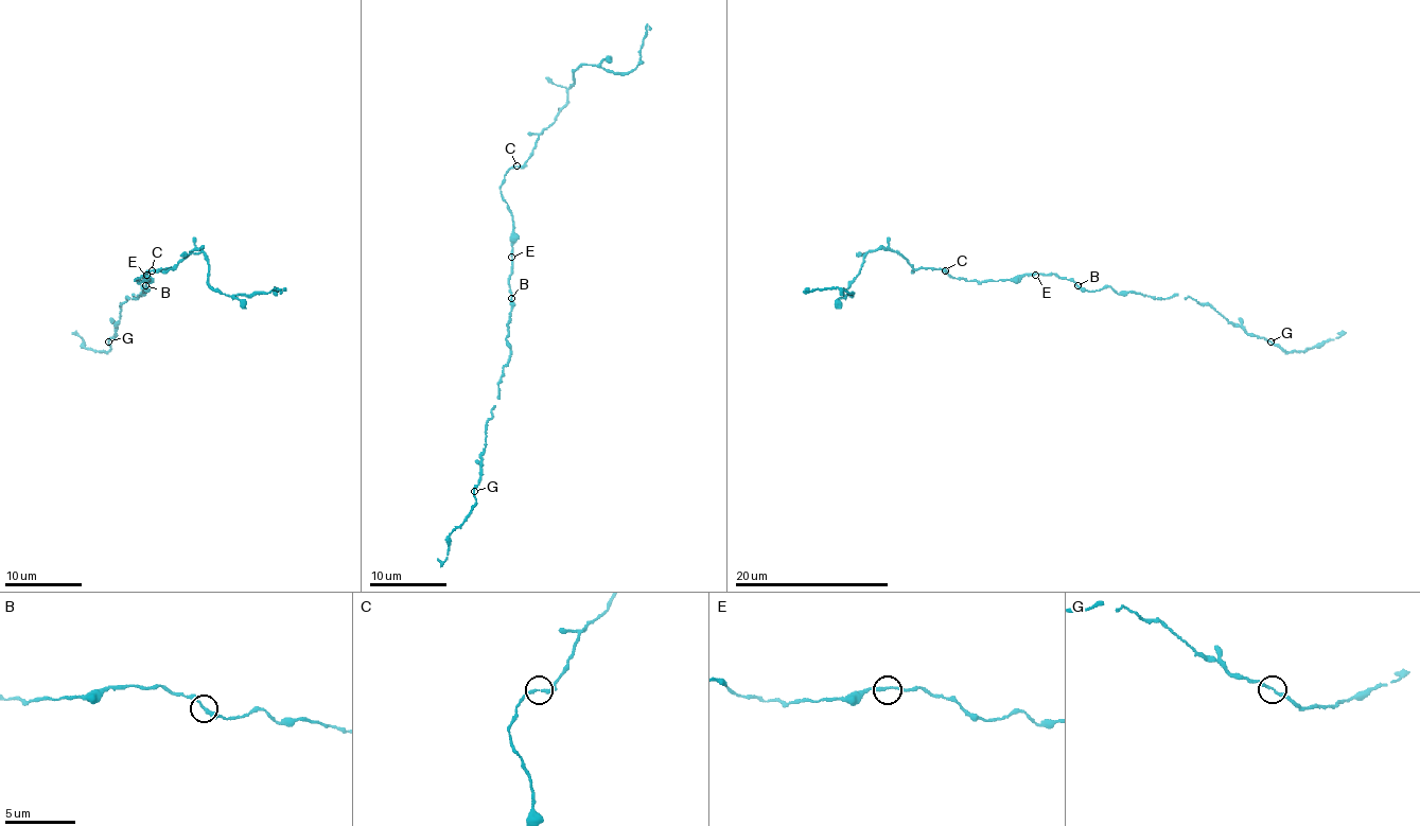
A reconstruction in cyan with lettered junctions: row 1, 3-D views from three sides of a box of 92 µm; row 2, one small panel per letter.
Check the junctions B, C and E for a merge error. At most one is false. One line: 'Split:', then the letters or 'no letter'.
Split: no letter

